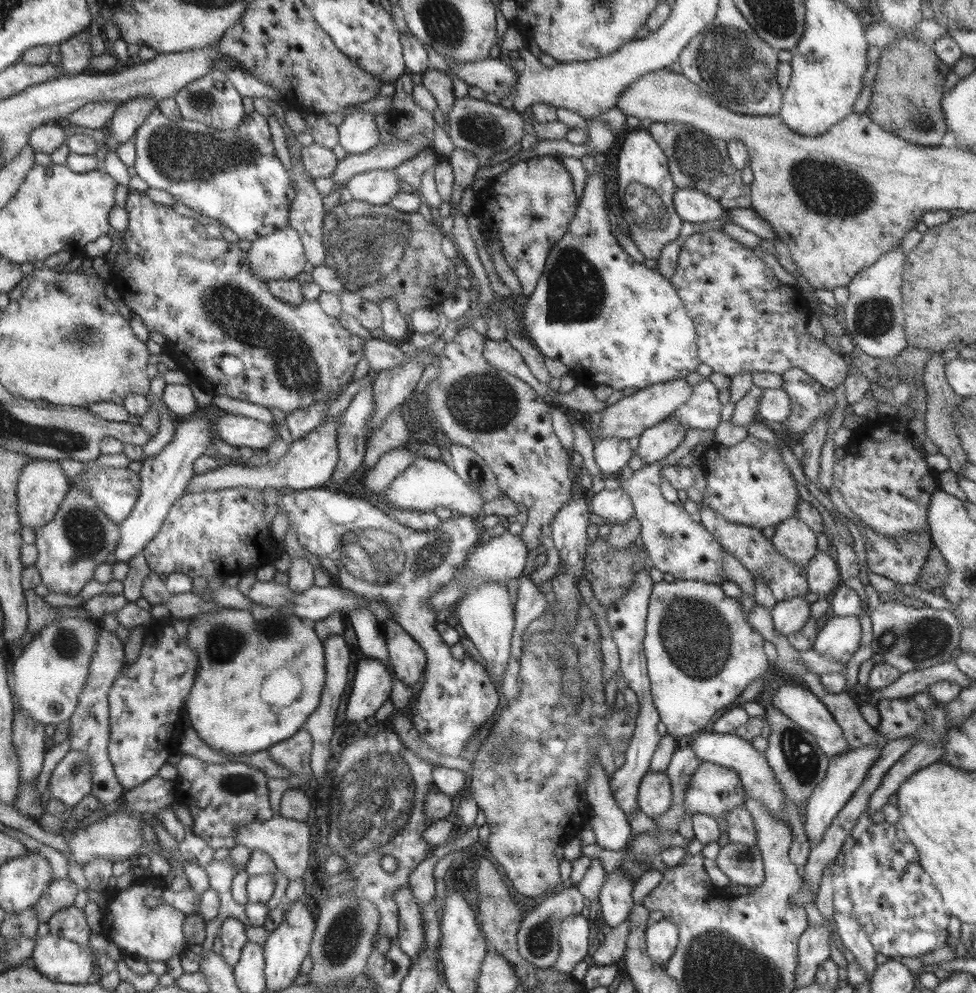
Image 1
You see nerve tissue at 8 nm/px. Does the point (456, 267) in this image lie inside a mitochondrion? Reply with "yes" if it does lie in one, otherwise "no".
no

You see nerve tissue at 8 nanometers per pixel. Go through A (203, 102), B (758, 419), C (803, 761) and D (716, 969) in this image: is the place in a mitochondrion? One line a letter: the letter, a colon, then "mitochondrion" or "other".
A: mitochondrion
B: other
C: mitochondrion
D: mitochondrion

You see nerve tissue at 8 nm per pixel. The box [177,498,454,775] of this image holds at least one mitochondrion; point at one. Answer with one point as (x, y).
(223, 642)

